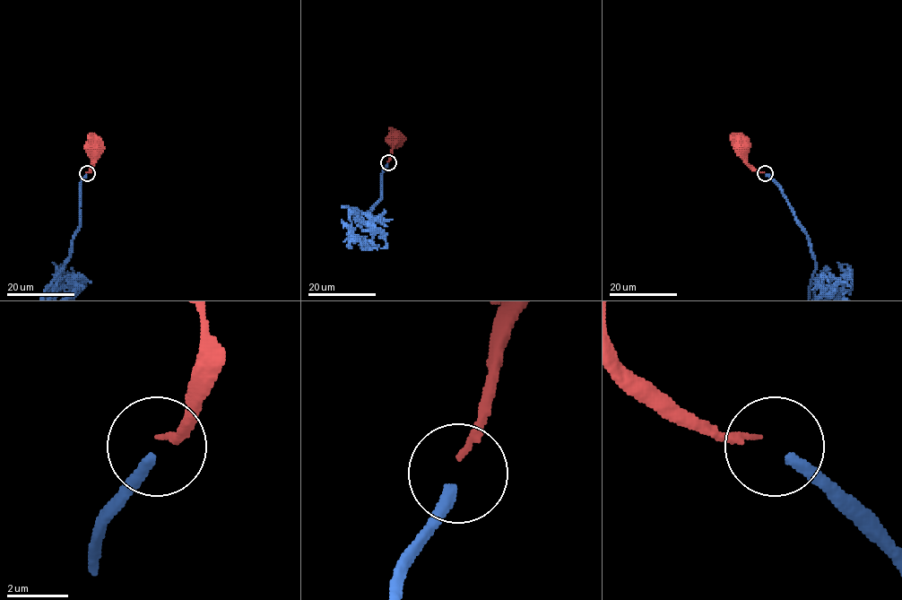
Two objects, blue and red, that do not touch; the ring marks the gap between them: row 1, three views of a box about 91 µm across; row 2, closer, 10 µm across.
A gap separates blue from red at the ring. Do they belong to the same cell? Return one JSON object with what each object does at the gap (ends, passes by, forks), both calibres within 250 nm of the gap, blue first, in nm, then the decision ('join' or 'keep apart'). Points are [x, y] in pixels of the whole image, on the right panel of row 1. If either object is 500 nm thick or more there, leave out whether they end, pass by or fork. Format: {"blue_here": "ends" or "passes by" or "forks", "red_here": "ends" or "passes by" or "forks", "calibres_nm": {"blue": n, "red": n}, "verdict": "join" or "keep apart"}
{"blue_here": "ends", "red_here": "ends", "calibres_nm": {"blue": 360, "red": 180}, "verdict": "join"}

